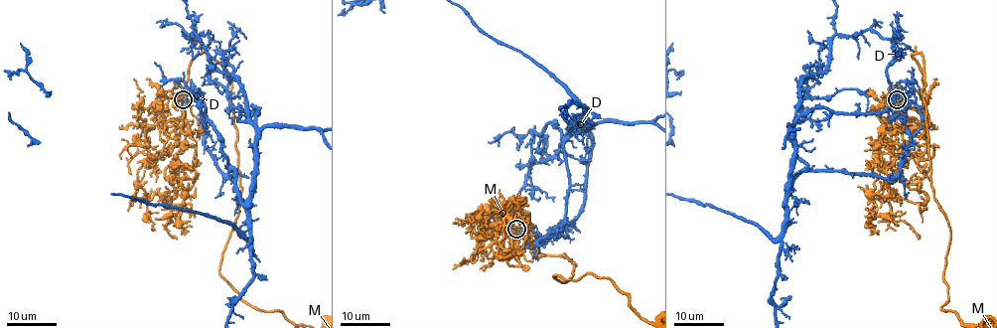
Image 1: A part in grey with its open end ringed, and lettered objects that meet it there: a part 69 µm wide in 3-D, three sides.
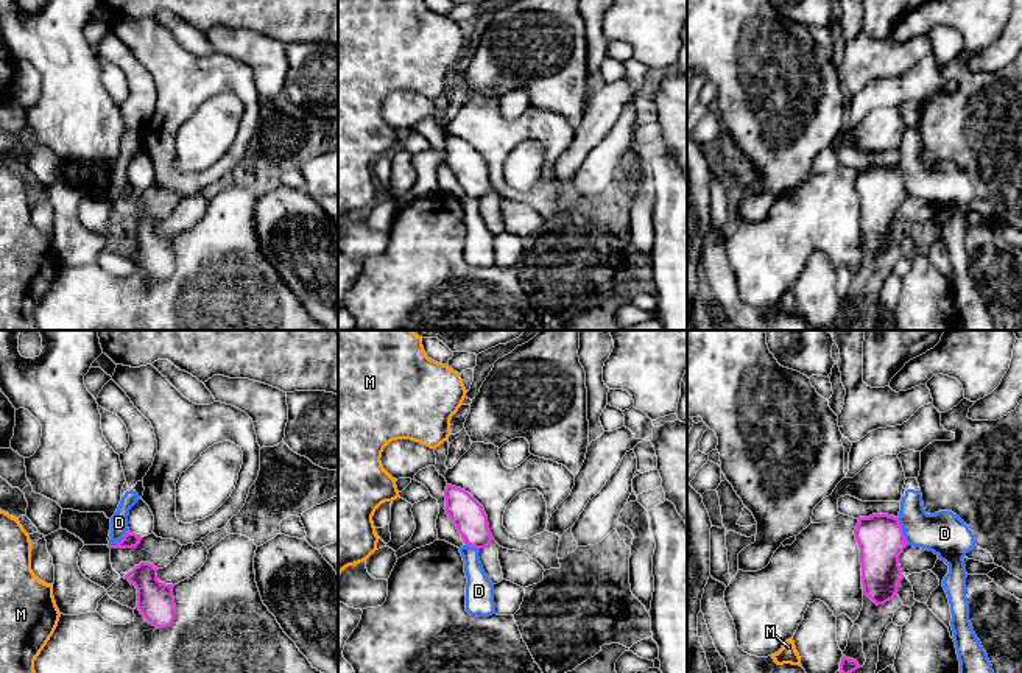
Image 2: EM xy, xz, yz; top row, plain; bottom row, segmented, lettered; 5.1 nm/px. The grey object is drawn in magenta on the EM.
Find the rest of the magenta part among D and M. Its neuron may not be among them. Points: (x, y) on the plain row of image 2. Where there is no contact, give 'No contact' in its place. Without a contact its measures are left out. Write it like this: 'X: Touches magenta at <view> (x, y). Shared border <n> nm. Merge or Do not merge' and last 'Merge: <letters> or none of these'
D: Touches magenta at yz (902, 183). Shared border 150 nm. Do not merge
M: No contact. Merge
Merge: M

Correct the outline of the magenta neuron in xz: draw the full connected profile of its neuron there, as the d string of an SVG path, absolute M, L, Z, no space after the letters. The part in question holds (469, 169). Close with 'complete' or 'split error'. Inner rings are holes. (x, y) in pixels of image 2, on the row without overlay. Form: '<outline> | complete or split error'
M447 136L444 142L446 165L456 178L464 196L488 198L494 189L483 157L464 140Z | complete

